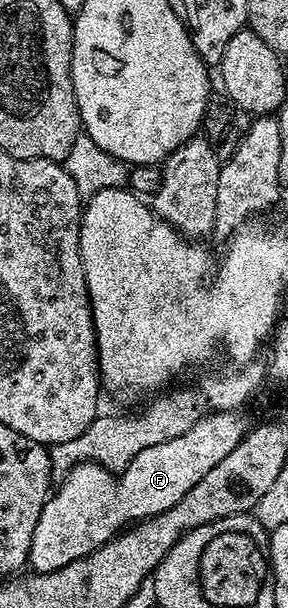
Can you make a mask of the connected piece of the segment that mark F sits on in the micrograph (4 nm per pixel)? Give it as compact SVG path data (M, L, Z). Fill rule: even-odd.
M240 410L214 412L202 417L201 420L196 420L194 426L186 430L186 434L150 446L142 454L134 457L119 474L109 472L100 464L91 462L75 464L71 470L63 473L61 480L64 481L61 484L59 481L58 487L49 495L38 518L38 526L34 526L34 538L30 542L28 555L31 571L53 572L65 568L70 562L97 552L125 526L170 510L170 506L182 502L182 498L186 498L186 494L190 494L190 490L194 490L194 486L198 486L198 482L202 482L202 478L206 478L206 474L210 474L210 470L218 466L218 462L222 462L222 458L226 458L230 450L234 450L234 446L241 444L245 435L244 416Z

